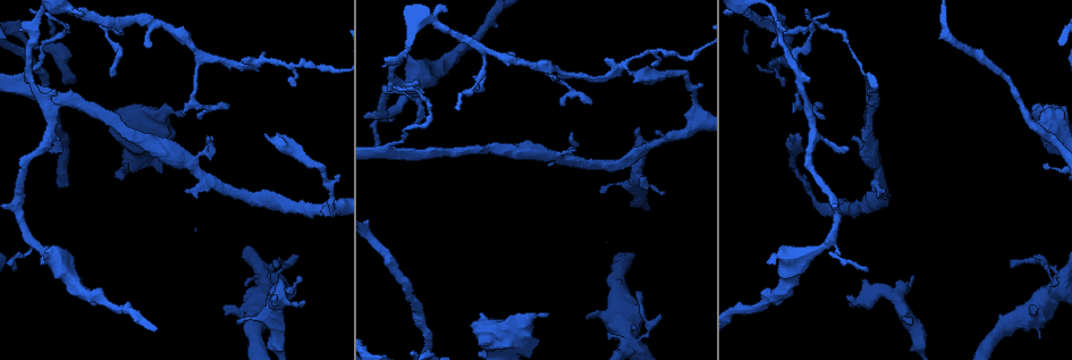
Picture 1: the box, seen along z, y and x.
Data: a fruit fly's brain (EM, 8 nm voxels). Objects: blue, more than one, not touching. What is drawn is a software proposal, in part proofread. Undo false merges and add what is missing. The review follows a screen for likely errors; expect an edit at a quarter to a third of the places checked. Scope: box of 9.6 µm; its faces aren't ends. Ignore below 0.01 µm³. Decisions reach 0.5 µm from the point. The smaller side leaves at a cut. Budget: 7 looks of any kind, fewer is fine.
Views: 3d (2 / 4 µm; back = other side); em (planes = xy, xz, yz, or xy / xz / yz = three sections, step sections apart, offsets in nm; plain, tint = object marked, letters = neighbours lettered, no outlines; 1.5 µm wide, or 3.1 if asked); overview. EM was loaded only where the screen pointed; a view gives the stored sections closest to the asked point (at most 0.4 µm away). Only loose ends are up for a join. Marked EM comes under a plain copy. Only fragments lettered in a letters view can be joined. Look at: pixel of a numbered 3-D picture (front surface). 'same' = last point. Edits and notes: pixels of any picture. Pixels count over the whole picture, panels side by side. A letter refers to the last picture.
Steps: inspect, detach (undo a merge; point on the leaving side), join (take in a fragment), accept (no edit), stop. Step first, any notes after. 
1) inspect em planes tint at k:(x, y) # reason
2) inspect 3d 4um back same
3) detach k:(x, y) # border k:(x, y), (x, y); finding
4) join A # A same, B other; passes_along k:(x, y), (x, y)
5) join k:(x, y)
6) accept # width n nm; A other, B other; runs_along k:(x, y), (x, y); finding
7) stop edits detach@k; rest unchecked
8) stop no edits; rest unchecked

inspect em planes letters at 1:(841, 32) # sharp bend

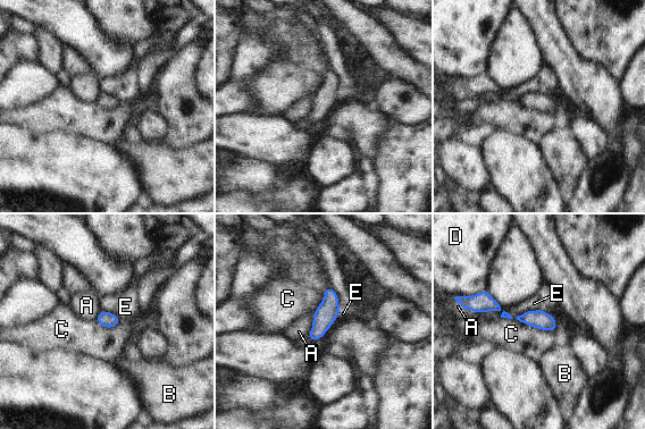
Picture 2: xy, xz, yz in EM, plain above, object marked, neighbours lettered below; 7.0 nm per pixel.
accept # A other, B other, C other, D other, E other; border 2:(516, 318), (529, 326), (554, 333); all the same neuron

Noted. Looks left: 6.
inspect em xz step 8 letters at 1:(851, 305) # tapers out

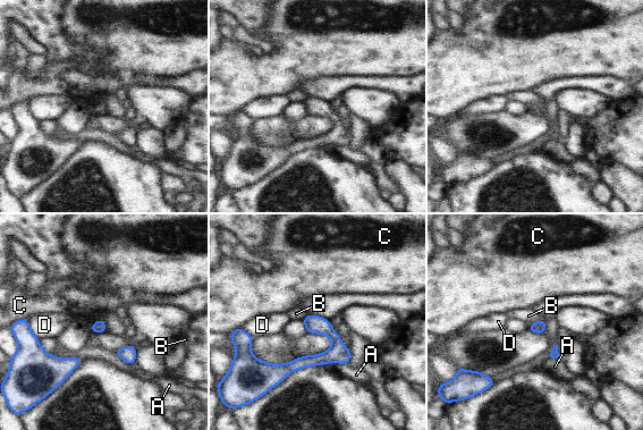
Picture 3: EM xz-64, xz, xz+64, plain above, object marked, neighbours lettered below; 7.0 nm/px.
accept # A other, B other, C other, D other; border 3:(544, 319), (539, 319), (527, 326); none of them fits

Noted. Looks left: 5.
inspect em planes letters at 1:(223, 307) # an open end

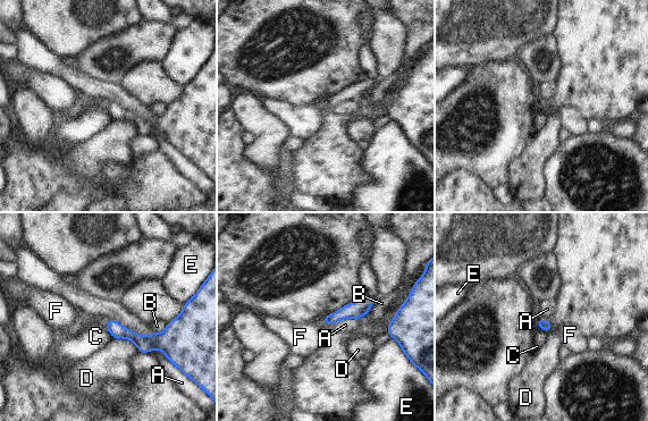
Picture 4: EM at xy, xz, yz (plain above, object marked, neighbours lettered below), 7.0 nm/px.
accept # longest_contact A 360 nm; A other, B other, C other, D other, E other, F other; border 4:(103, 320), (151, 333); no lettered fragment goes on from it

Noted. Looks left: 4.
stop no edits; rest unchecked

